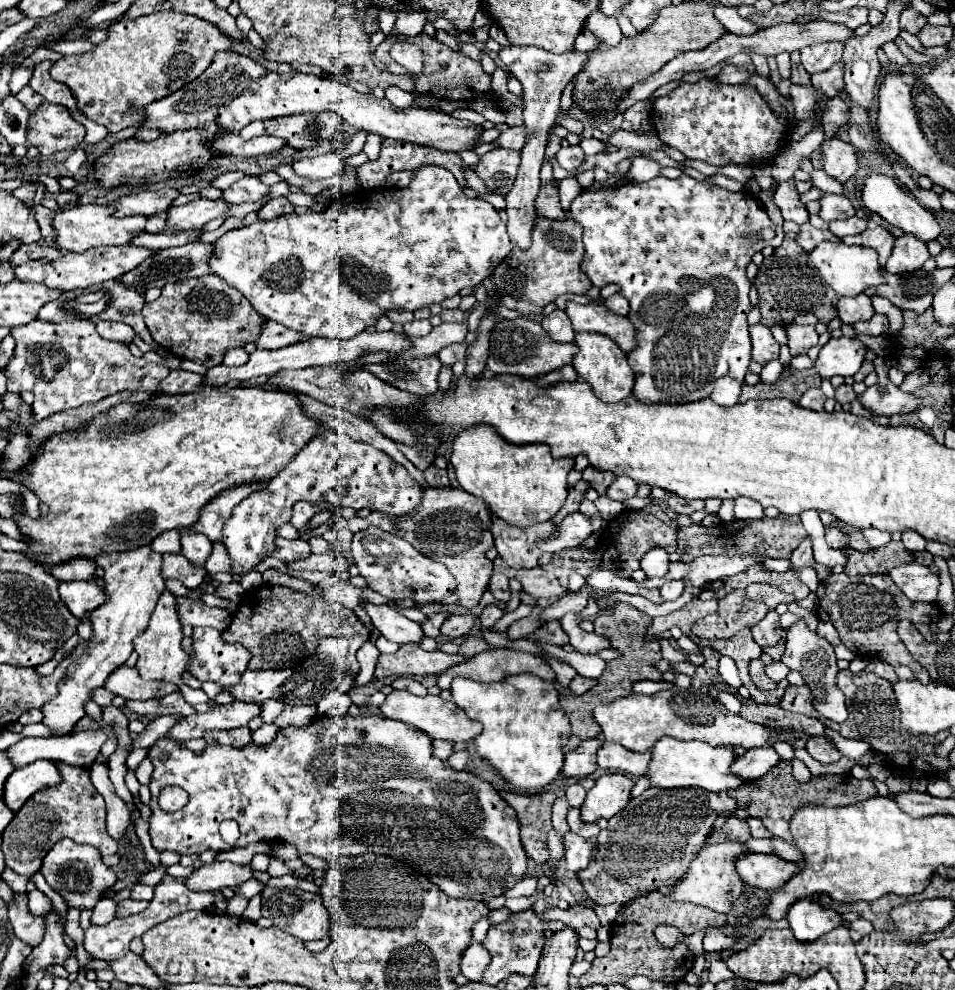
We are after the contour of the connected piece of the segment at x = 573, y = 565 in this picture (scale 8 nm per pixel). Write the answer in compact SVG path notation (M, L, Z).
M622 511L618 517L608 521L602 535L598 537L596 549L586 551L586 549L576 547L576 549L562 551L560 555L552 555L552 561L548 565L544 565L542 569L554 571L554 575L558 577L564 591L568 591L570 573L578 573L578 575L582 575L586 579L596 569L608 569L608 571L614 571L622 579L630 579L632 571L640 567L640 559L642 559L644 553L648 553L650 549L656 549L656 547L662 547L668 553L674 553L676 551L676 539L678 539L676 529L668 527L664 521L660 521L652 513L646 513L646 511Z

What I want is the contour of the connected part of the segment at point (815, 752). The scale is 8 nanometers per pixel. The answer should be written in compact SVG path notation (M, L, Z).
M812 737L806 745L806 751L820 763L834 763L842 757L842 753L834 749L824 737Z

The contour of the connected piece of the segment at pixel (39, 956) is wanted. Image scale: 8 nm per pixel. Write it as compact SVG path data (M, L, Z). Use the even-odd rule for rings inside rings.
M52 907L48 913L44 913L44 919L48 921L48 929L44 933L44 941L34 947L30 957L24 961L24 969L28 973L40 971L48 965L62 965L66 957L72 953L64 943L64 931L60 925L60 917L56 909Z

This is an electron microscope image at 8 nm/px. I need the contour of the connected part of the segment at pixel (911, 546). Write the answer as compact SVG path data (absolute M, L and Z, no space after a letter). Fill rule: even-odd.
M912 531L902 533L902 543L908 551L924 551L924 547L926 547L926 539L920 537L918 533L912 533Z

